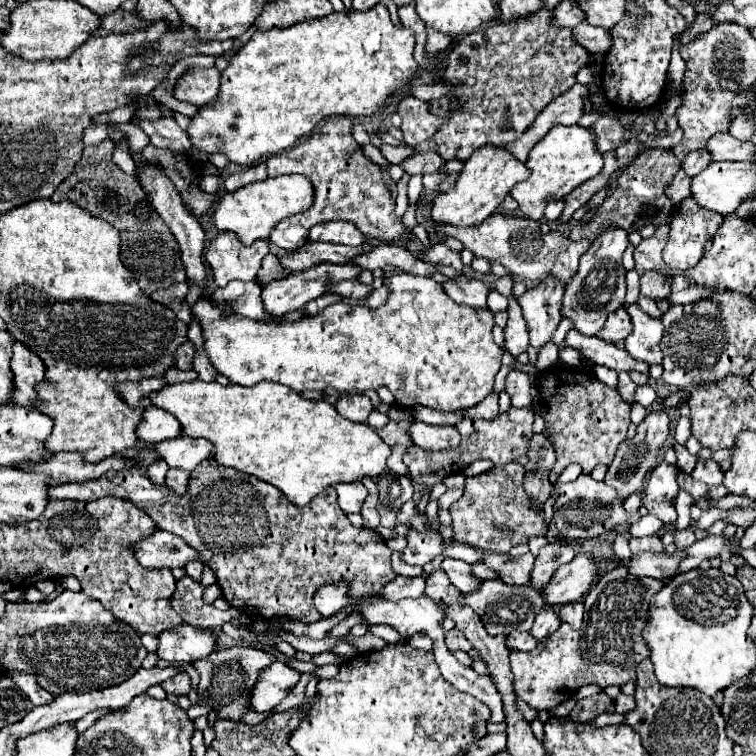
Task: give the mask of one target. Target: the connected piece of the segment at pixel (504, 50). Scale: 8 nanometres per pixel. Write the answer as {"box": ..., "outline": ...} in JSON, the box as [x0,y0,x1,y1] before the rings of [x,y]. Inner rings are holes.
{"box":[428,8,588,162],"outline":[[[542,8],[536,14],[510,20],[506,24],[492,22],[482,26],[482,30],[474,30],[474,34],[466,34],[466,38],[462,38],[460,44],[450,52],[444,82],[452,84],[454,90],[428,102],[430,114],[446,118],[446,122],[438,128],[438,134],[432,138],[436,142],[436,152],[446,162],[454,158],[466,162],[472,152],[482,146],[504,146],[506,142],[520,138],[546,104],[576,84],[576,72],[588,64],[588,50],[572,40],[570,28],[552,28],[548,26],[550,20],[552,10]],[[454,100],[460,102],[460,108],[452,108]]]}

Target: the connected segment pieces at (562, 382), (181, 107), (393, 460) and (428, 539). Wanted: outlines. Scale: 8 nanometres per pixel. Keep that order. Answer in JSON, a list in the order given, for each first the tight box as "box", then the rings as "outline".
[{"box":[538,366,630,484],"outline":[[[550,366],[548,370],[544,370],[538,376],[538,388],[540,388],[540,396],[542,396],[542,404],[546,408],[544,414],[544,432],[546,436],[550,436],[550,442],[556,450],[556,462],[550,470],[550,482],[554,484],[558,480],[558,476],[562,474],[562,470],[572,464],[578,462],[582,466],[582,474],[590,474],[598,464],[610,464],[614,460],[614,454],[618,450],[618,446],[624,442],[628,426],[630,426],[630,404],[622,400],[622,396],[618,394],[616,388],[610,388],[606,384],[602,384],[600,380],[596,380],[594,372],[590,368],[584,366]]]},{"box":[151,55,217,118],"outline":[[[192,55],[181,58],[170,70],[167,78],[152,91],[151,95],[158,104],[167,106],[171,110],[192,118],[198,111],[198,108],[193,104],[175,99],[173,88],[177,79],[188,67],[196,65],[209,68],[215,65],[216,58],[217,56],[208,55]]]},{"box":[387,445,408,475],"outline":[[[402,445],[392,447],[391,455],[387,460],[387,465],[391,465],[391,472],[400,475],[408,475],[408,468],[402,460],[406,450],[407,448]]]},{"box":[402,532,442,566],"outline":[[[414,532],[406,534],[408,546],[402,552],[402,560],[412,566],[424,566],[442,554],[442,536],[436,532]]]}]

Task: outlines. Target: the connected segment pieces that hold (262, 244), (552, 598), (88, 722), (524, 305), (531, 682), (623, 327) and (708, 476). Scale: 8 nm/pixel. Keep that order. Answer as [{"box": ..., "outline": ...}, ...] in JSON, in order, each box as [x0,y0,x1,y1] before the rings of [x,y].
[{"box":[206,232,266,288],"outline":[[[222,232],[216,236],[216,240],[210,242],[206,260],[214,272],[214,284],[224,288],[230,280],[254,280],[266,254],[266,240],[244,246],[232,232]]]},{"box":[542,554,596,608],"outline":[[[588,554],[574,556],[572,562],[558,568],[552,580],[542,588],[546,594],[546,606],[554,608],[558,604],[578,602],[590,586],[596,582],[596,566]]]},{"box":[74,709,115,734],"outline":[[[99,709],[88,713],[80,720],[74,722],[76,730],[79,734],[85,732],[90,726],[92,726],[100,717],[105,714],[115,712],[115,709]]]},{"box":[518,278,564,350],"outline":[[[550,278],[534,288],[528,288],[518,304],[526,318],[526,326],[530,330],[530,344],[540,350],[544,342],[552,340],[554,330],[558,328],[560,304],[562,304],[564,286],[562,282],[550,282]]]},{"box":[510,568,662,710],"outline":[[[614,568],[602,574],[596,584],[606,586],[606,590],[602,594],[598,590],[586,594],[582,630],[572,630],[572,626],[562,622],[548,642],[538,644],[530,652],[510,652],[516,696],[528,706],[550,710],[584,684],[606,688],[610,684],[622,686],[634,682],[638,664],[650,656],[642,628],[646,626],[650,600],[662,588],[662,582],[654,578],[632,578],[626,568]]]},{"box":[596,308,632,342],"outline":[[[618,308],[614,314],[610,314],[610,318],[606,320],[606,326],[602,328],[602,334],[596,334],[598,338],[606,340],[606,342],[620,342],[624,340],[632,330],[632,322],[630,322],[630,316],[624,308]]]},{"box":[692,460,724,486],"outline":[[[706,460],[706,462],[696,464],[696,468],[692,472],[692,478],[700,480],[700,482],[706,482],[708,486],[720,486],[724,474],[714,460]]]}]

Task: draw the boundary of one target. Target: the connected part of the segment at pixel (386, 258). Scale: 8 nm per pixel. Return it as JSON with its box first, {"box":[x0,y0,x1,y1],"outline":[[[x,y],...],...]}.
{"box":[352,242,432,276],"outline":[[[384,242],[374,246],[370,252],[354,256],[352,264],[360,266],[360,268],[384,268],[384,264],[390,264],[394,268],[400,268],[408,274],[418,274],[418,276],[430,276],[432,274],[432,264],[422,262],[418,258],[414,258],[402,244],[398,242]]]}

